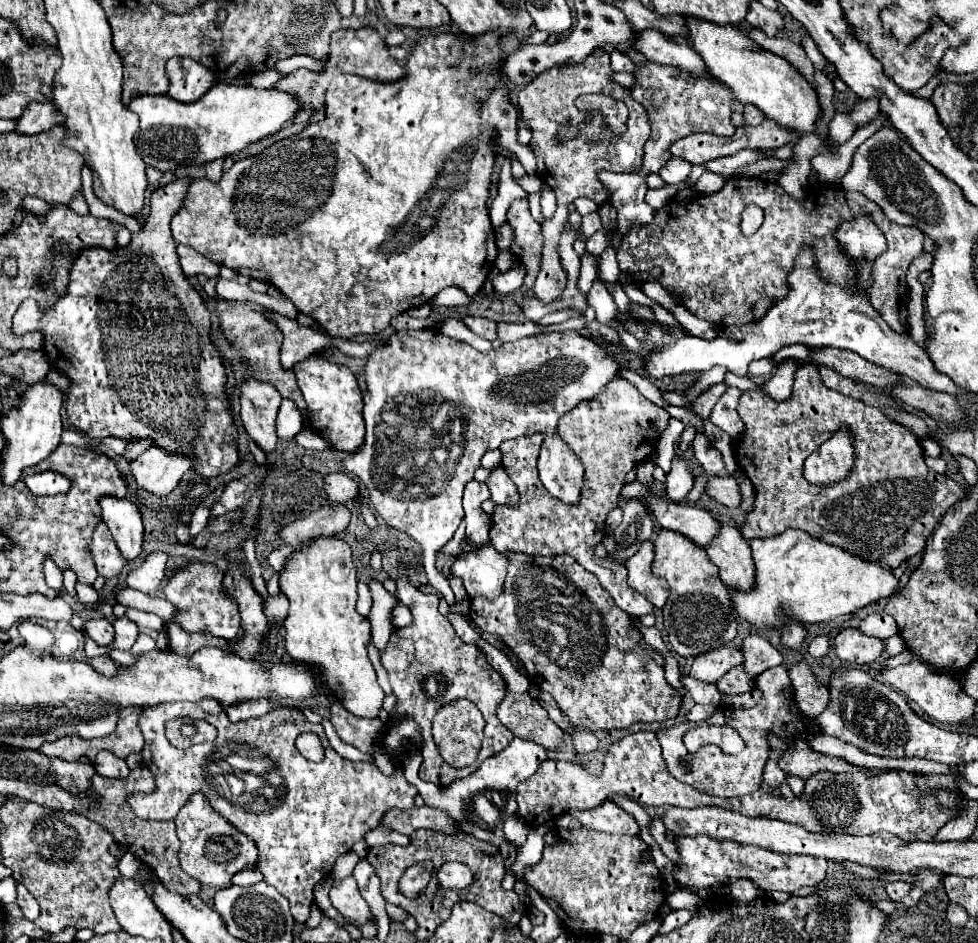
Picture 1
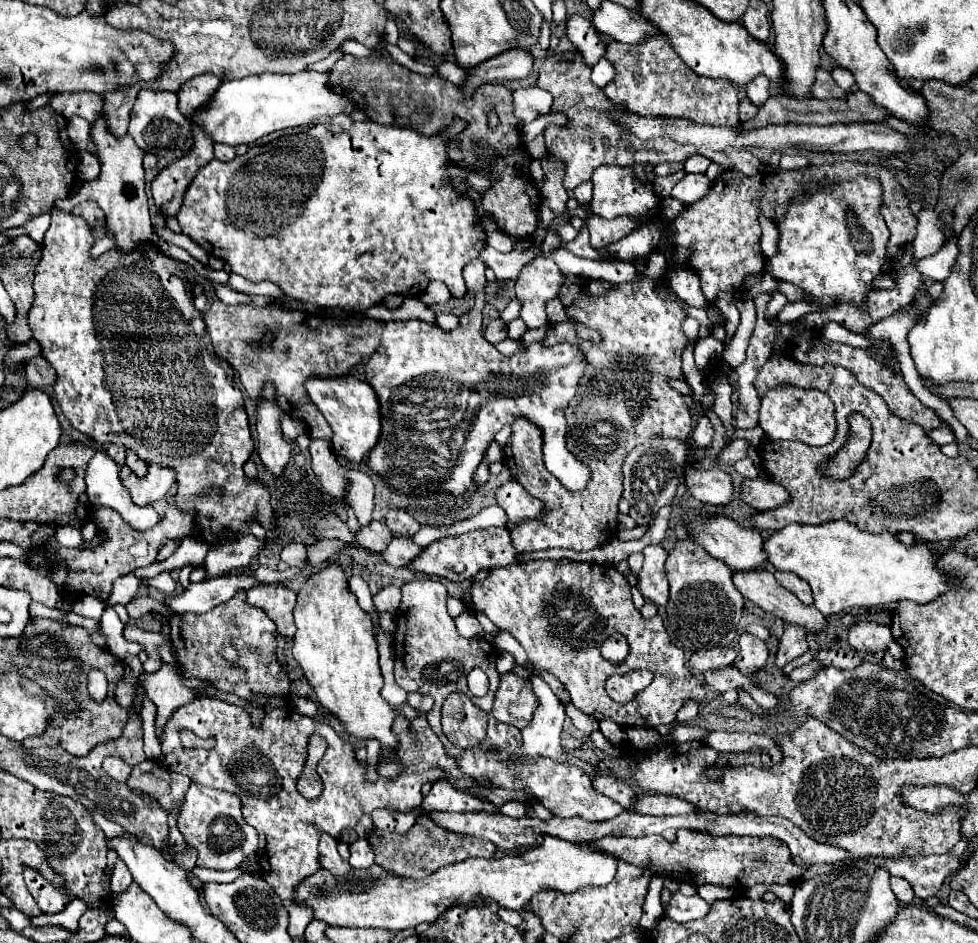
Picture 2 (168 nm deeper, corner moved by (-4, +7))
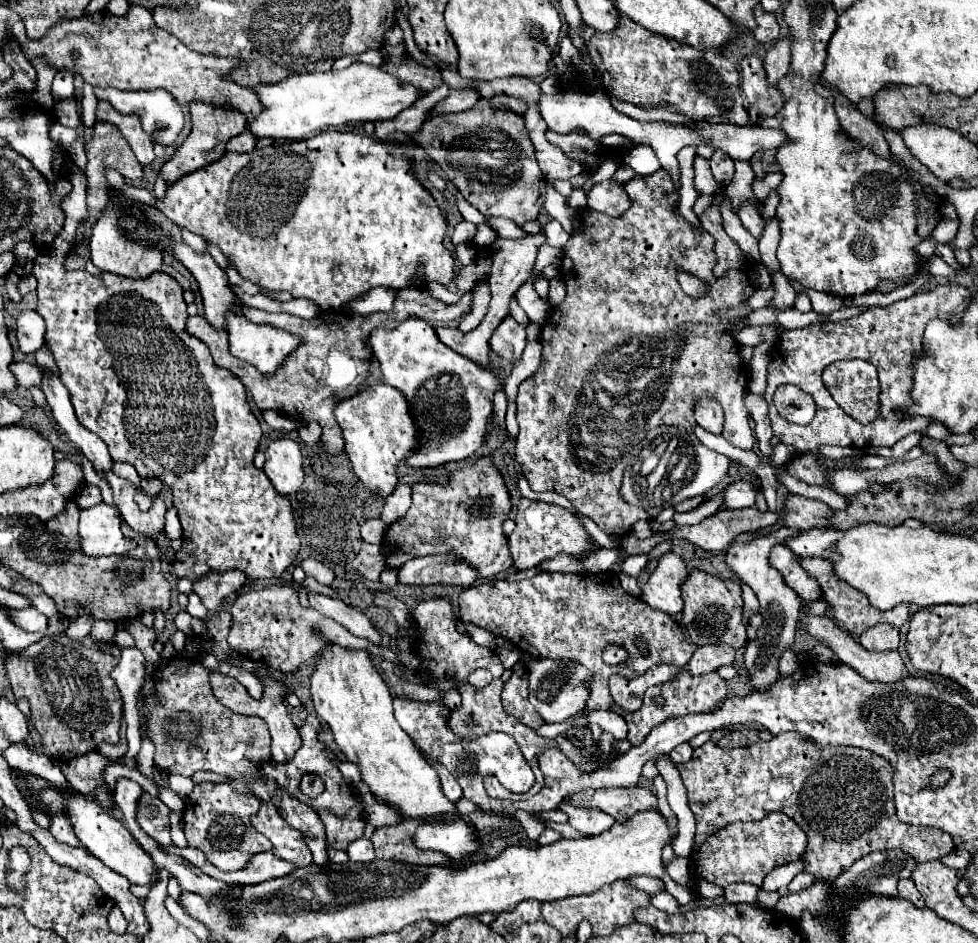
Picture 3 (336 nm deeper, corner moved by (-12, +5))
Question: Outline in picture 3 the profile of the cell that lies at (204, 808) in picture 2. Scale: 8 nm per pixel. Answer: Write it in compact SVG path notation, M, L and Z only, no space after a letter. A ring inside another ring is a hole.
M198 783L186 797L186 809L182 817L186 841L190 847L200 849L206 859L220 871L244 869L252 855L272 849L272 843L264 835L260 835L250 823L250 817L256 815L258 809L260 801L256 797L234 791L230 783Z

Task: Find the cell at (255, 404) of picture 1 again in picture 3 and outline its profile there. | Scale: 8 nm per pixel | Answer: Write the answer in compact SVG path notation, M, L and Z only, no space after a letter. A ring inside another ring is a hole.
M292 439L272 441L266 449L264 473L280 495L290 497L298 493L304 481L302 453L300 453L298 441L292 441Z

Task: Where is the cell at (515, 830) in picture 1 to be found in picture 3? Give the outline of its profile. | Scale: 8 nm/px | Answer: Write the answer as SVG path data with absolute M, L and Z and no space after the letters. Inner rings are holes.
M518 811L518 813L514 815L514 819L522 825L522 829L526 831L526 837L536 843L536 839L538 839L538 837L542 835L542 831L544 831L542 821L538 821L534 815L530 815L530 813L526 813L526 811Z

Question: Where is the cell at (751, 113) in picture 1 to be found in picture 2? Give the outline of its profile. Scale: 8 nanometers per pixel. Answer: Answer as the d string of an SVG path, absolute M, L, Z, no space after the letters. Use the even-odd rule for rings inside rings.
M766 77L754 79L754 83L750 83L746 87L746 95L752 101L752 105L762 107L766 103L766 99L770 97L770 83L768 83L768 79Z

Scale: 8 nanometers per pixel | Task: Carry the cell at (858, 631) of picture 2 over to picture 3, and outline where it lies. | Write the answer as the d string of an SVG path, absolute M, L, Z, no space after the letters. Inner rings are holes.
M876 625L860 635L860 643L870 651L894 651L900 645L900 631L890 625Z

